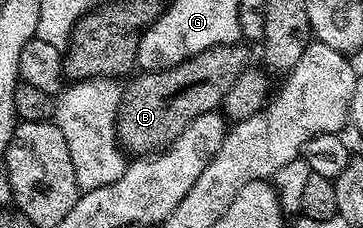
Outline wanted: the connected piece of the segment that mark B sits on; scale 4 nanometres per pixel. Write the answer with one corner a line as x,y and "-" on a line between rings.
242,44
213,46
204,52
193,54
180,64
169,66
166,70
135,73
129,79
131,82
125,83
122,102
118,105
118,144
123,151
130,156
158,154
169,148
178,139
180,132
184,132
184,128
188,128
188,124
196,120
196,116
217,111
228,96
228,92
232,92
232,84
236,84
236,80
240,80
240,76
248,68
249,62
246,61
249,60
250,54
245,48
247,49

